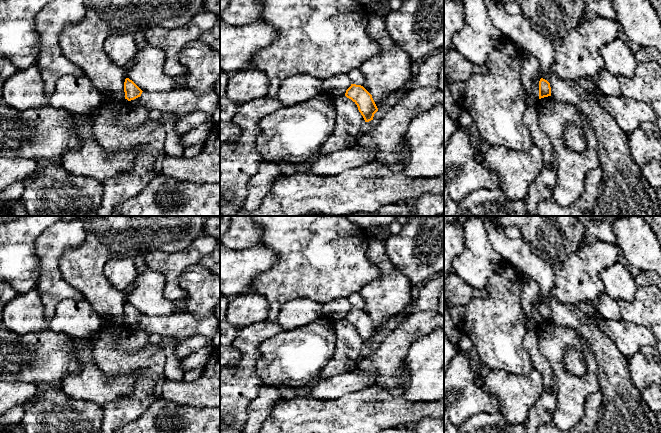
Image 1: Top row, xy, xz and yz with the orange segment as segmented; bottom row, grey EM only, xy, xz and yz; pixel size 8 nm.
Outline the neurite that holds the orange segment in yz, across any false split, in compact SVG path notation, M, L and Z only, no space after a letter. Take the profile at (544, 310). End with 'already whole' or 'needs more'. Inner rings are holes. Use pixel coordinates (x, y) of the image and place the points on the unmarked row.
M541 302L539 305L539 323L551 320L551 311L550 307Z | already whole

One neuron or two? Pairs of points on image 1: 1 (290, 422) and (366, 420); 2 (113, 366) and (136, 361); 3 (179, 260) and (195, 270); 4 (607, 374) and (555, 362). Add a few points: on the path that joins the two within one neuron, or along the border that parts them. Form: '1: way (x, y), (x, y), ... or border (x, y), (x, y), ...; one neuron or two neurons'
1: way (309, 419), (347, 418); one neuron
2: way (119, 362), (130, 362); one neuron
3: border (198, 262), (180, 275), (179, 285), (183, 289); two neurons
4: border (590, 350), (597, 364), (600, 389); two neurons

